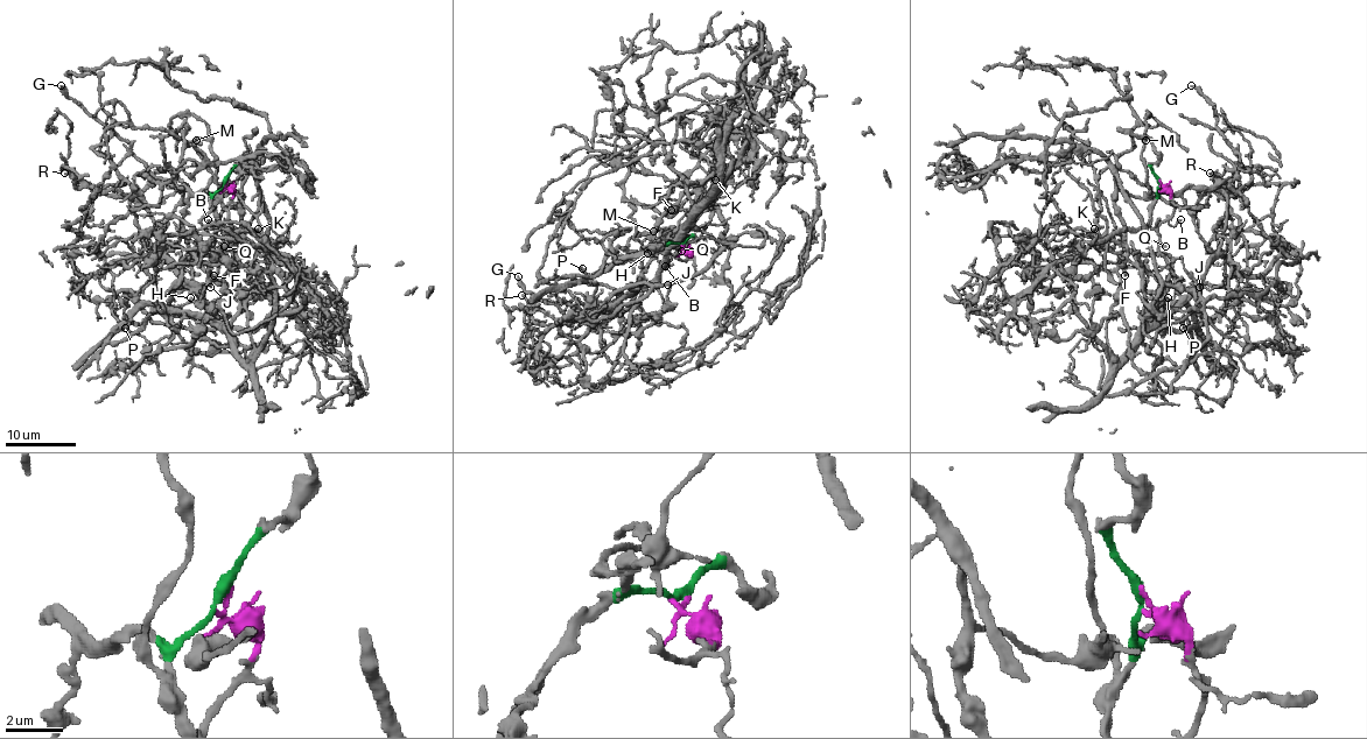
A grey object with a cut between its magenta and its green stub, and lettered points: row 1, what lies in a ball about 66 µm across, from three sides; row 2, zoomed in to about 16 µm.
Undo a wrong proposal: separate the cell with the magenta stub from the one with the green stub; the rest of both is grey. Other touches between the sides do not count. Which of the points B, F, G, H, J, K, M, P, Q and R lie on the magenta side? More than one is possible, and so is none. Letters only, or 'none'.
B, H, J, P, Q

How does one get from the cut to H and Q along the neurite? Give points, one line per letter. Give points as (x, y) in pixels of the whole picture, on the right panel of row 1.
H: (1158, 181), (1173, 204), (1158, 225), (1158, 252), (1178, 280), (1179, 296), (1172, 309), (1163, 310), (1166, 297)
Q: (1158, 181), (1173, 204), (1170, 215), (1158, 225), (1158, 239), (1165, 247)

